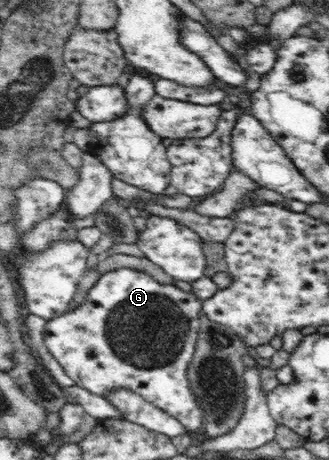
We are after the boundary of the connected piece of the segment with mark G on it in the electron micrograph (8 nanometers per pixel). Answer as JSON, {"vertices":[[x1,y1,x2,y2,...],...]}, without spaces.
{"vertices":[[124,267,101,274,84,303,74,311,67,310,47,320,42,338,76,385,104,398,114,391,136,392,177,419,188,431,196,431,205,420,204,410,192,393,186,373,193,360,202,307,201,299,194,294,174,284,158,283,149,273]]}

